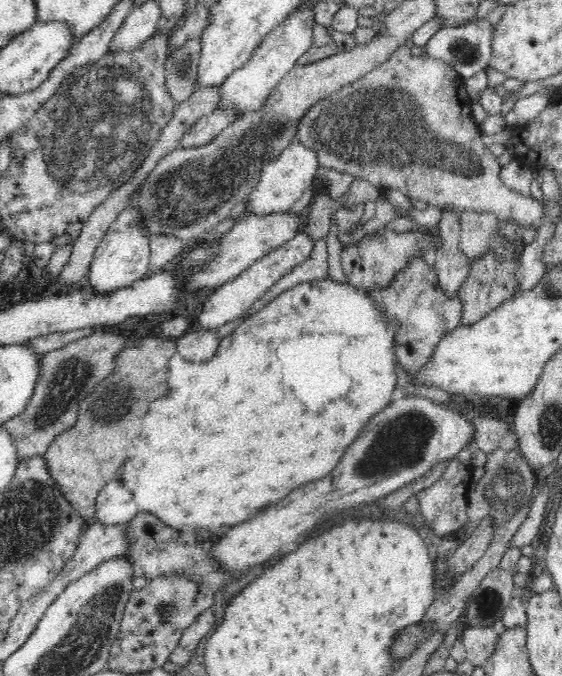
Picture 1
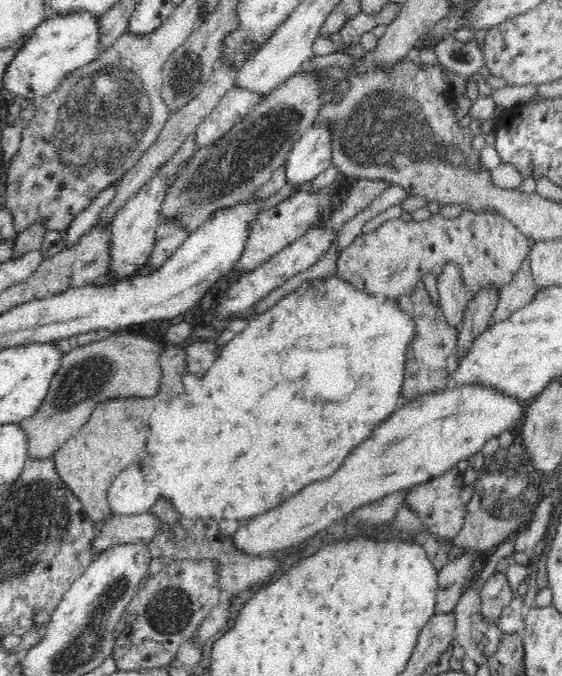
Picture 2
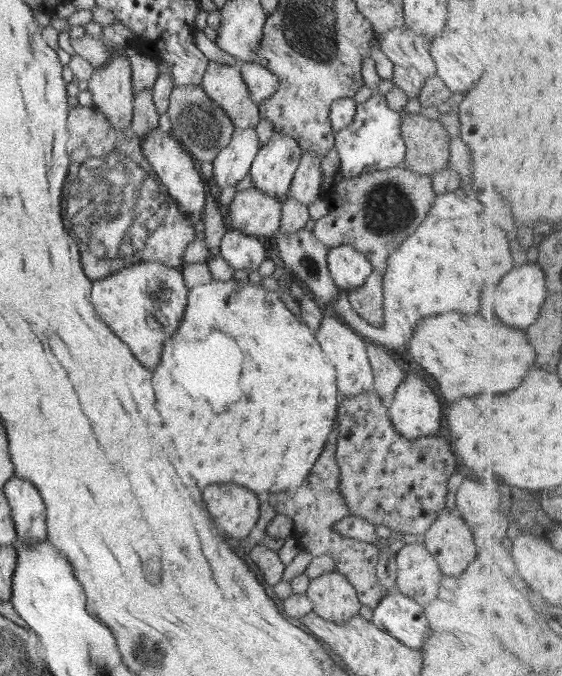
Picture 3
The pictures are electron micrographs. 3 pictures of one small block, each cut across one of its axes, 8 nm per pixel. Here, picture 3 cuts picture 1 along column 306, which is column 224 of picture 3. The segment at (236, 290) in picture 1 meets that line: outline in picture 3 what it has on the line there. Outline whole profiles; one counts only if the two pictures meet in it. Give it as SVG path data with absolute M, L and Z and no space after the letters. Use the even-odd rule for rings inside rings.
M242 231L226 232L222 237L219 250L221 257L226 259L234 269L246 269L248 272L258 270L266 251L259 238L242 234Z

